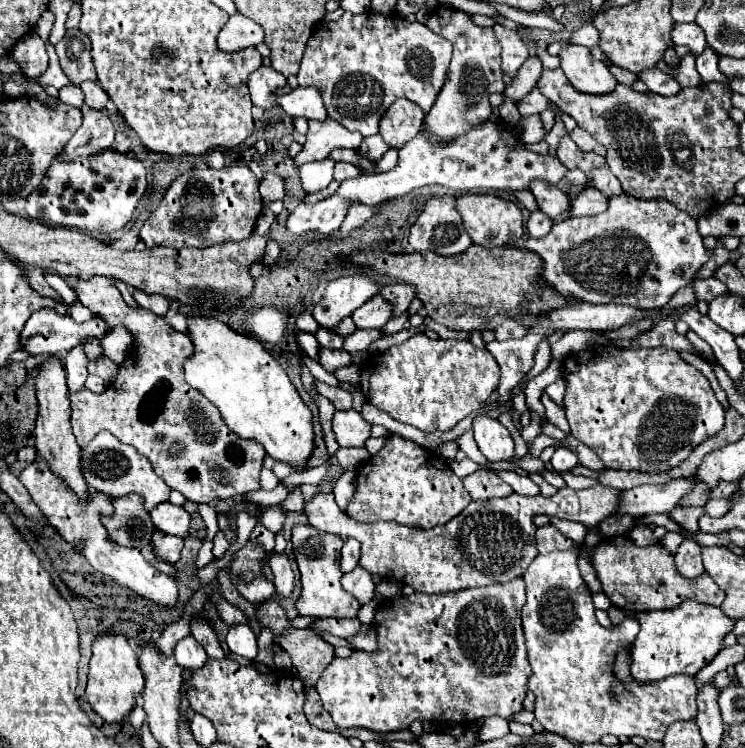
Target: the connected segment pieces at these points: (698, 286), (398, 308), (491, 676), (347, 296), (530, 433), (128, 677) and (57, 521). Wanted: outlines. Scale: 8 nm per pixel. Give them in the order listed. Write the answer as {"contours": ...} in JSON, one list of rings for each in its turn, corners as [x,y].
{"contours":[[[[700,278],[692,284],[694,288],[694,294],[696,294],[696,300],[704,300],[704,302],[712,302],[714,298],[722,296],[728,288],[726,284],[722,284],[718,278]]],[[[388,284],[380,290],[380,296],[392,306],[392,316],[400,316],[408,310],[412,298],[416,296],[416,288],[412,284]]],[[[514,578],[512,582],[506,584],[494,584],[494,586],[482,586],[482,588],[468,588],[452,594],[422,594],[414,592],[412,596],[400,596],[386,600],[378,606],[374,614],[374,630],[378,638],[378,648],[374,652],[364,652],[364,650],[354,650],[350,658],[334,658],[316,682],[316,692],[320,694],[322,706],[330,712],[334,724],[338,728],[368,728],[374,732],[396,732],[396,730],[406,730],[412,722],[428,720],[428,722],[456,722],[456,724],[472,724],[480,718],[486,716],[502,716],[510,720],[512,714],[522,710],[522,702],[528,690],[528,678],[530,678],[530,664],[526,658],[526,646],[524,646],[524,632],[522,632],[522,622],[520,622],[520,610],[526,602],[526,586],[522,578]]],[[[366,274],[332,280],[324,290],[322,298],[312,308],[312,316],[318,322],[318,328],[332,330],[340,324],[340,320],[350,316],[358,306],[362,306],[368,298],[376,294],[376,280]]],[[[530,412],[530,414],[532,414],[532,422],[530,422],[528,428],[524,428],[524,432],[522,432],[522,438],[528,440],[528,442],[534,440],[534,438],[542,432],[542,430],[540,430],[540,420],[542,420],[540,414],[538,414],[538,412]]],[[[100,636],[92,646],[92,660],[86,686],[86,702],[90,708],[102,716],[104,722],[122,722],[136,706],[138,696],[144,690],[144,674],[138,668],[134,650],[124,636]]],[[[36,460],[22,470],[20,482],[28,488],[34,504],[48,518],[50,526],[54,526],[66,542],[84,544],[82,554],[94,570],[112,578],[118,586],[134,592],[136,596],[148,600],[148,602],[154,602],[162,608],[174,608],[178,604],[178,586],[170,574],[158,572],[154,566],[150,566],[144,560],[144,556],[140,554],[140,550],[122,548],[108,540],[108,532],[100,522],[102,514],[112,514],[112,502],[106,494],[94,494],[88,502],[80,502],[78,496],[72,490],[68,490],[68,486],[54,472],[50,472],[46,468],[46,462],[42,462],[42,460]]]]}

